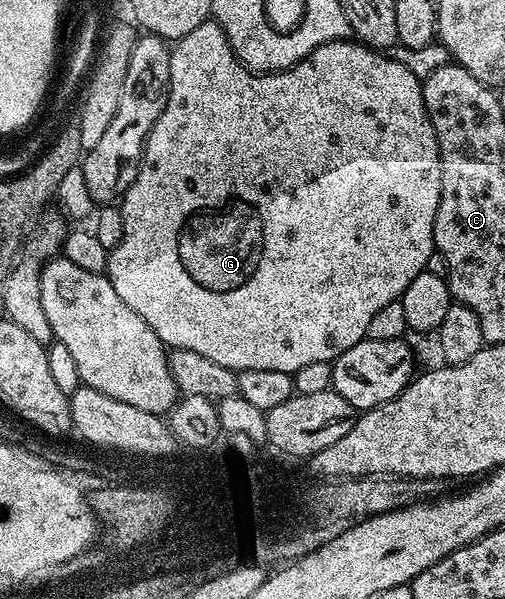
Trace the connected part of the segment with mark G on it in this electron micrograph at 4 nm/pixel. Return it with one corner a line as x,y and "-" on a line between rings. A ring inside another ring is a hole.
207,21
196,25
196,29
192,29
192,33
188,33
173,44
170,52
170,92
166,98
166,107
146,139
146,147
142,150
142,164
138,167
136,177
120,200
124,217
124,237
120,237
120,245
116,245
109,252
104,274
110,280
112,289
116,289
116,293
120,293
120,301
124,301
124,305
128,305
128,309
136,309
136,313
140,313
140,317
144,317
144,321
148,321
148,325
156,333
156,337
160,337
160,341
165,343
167,348
192,349
192,353
200,353
200,357
208,357
208,361
216,361
216,365
224,365
236,373
248,369
280,369
280,373
293,373
304,369
304,365
313,365
316,361
330,363
337,359
340,353
344,353
344,349
352,349
352,345
356,345
360,340
366,338
368,321
372,321
375,313
379,309
384,309
384,305
399,302
404,289
408,289
408,285
412,285
412,277
416,277
421,271
429,268
430,257
436,251
434,222
436,221
436,209
440,205
441,184
440,149
436,141
436,133
432,129
432,121
428,117
424,105
422,80
415,77
412,69
404,69
404,65
400,65
400,61
396,61
381,50
367,47
361,41
334,39
330,43
320,45
311,55
304,57
295,67
289,67
287,71
271,71
269,73
249,71
234,55
234,50
231,49
228,37
221,25

